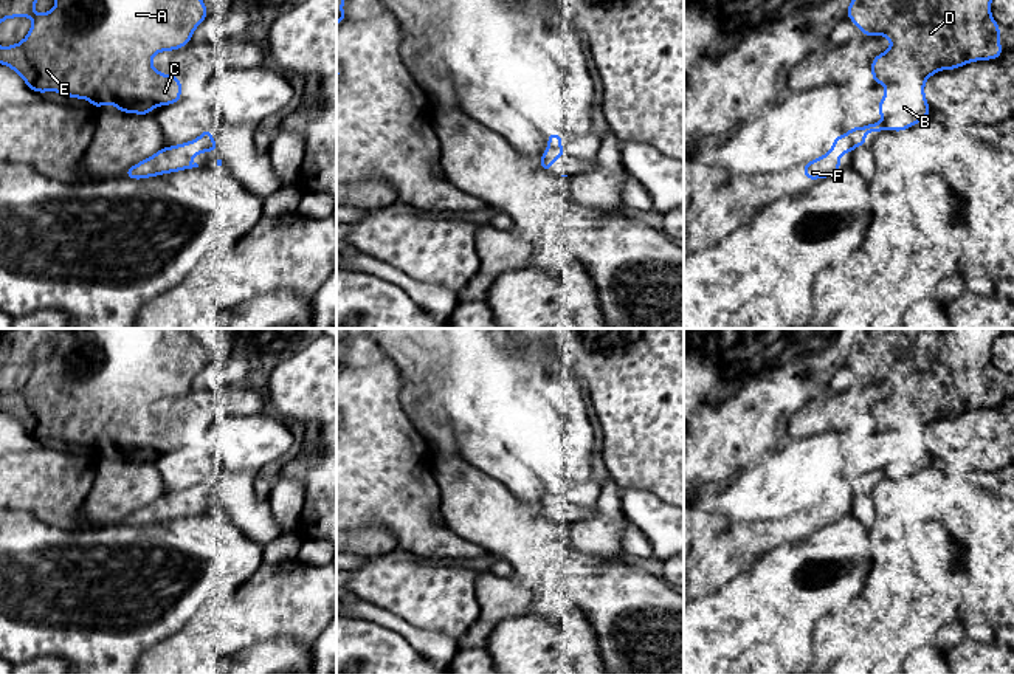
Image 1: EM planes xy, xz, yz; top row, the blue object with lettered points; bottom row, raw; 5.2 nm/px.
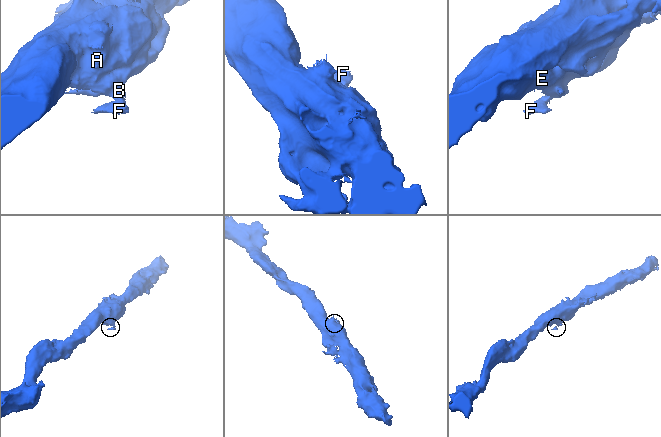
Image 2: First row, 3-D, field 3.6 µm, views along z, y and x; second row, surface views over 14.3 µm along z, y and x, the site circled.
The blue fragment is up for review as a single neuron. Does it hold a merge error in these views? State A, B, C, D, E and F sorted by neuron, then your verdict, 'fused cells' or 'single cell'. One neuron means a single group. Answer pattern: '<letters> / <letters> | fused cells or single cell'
A B C D E / F | fused cells

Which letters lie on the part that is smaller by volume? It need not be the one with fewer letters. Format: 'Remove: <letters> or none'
Remove: F

